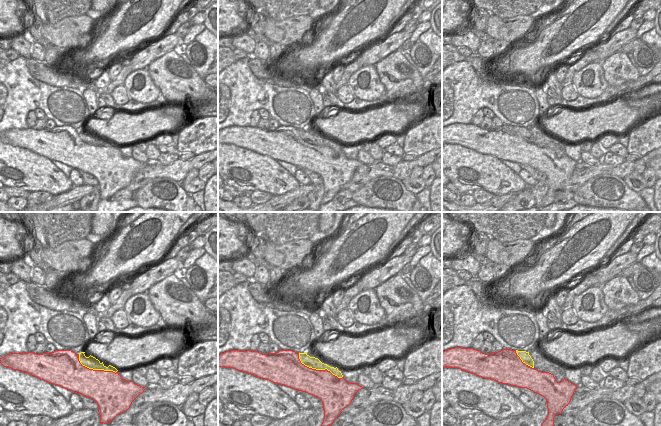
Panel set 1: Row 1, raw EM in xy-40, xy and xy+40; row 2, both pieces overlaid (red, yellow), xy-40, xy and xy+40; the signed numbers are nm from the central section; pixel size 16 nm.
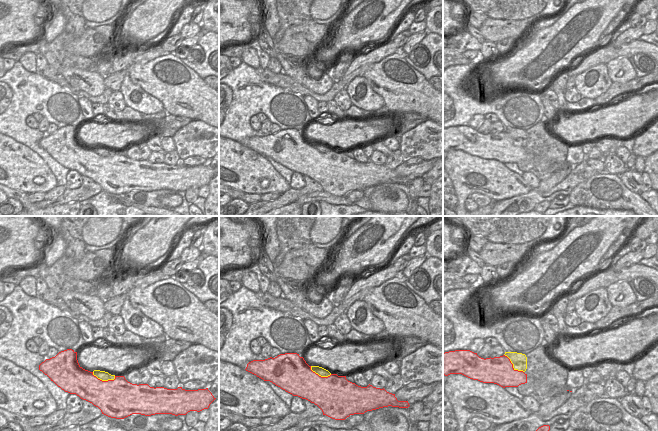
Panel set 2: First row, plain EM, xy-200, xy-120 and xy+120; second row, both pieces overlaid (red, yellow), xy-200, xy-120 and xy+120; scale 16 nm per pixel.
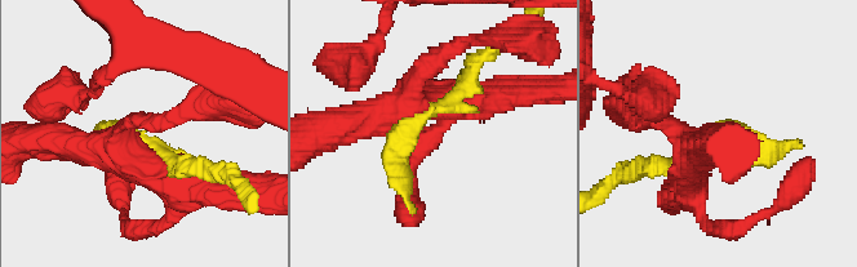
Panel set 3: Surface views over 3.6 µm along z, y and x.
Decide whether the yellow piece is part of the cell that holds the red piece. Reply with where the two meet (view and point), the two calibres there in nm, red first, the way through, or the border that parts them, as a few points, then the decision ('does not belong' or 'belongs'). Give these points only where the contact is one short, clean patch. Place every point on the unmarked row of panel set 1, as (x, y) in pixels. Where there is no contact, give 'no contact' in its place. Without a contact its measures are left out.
contact xy-40 (95, 146); calibres 500 and 200 nm; does not belong

